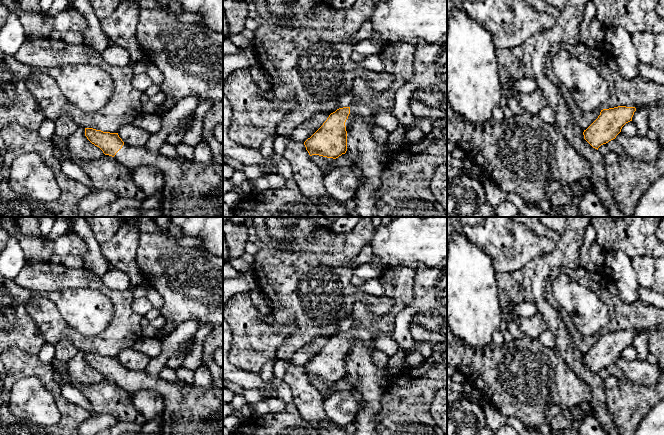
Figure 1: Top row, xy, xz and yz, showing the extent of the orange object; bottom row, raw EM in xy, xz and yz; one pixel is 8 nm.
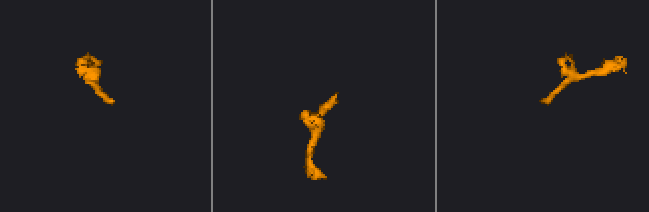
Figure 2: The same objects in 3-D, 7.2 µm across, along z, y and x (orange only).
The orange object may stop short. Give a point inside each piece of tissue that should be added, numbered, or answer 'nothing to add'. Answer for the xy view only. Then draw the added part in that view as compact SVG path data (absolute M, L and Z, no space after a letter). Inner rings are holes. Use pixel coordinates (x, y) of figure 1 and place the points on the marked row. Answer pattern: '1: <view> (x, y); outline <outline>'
1: xy (192, 189); outline M124 143L114 158L126 168L154 166L163 174L162 217L223 217L223 165L168 158Z

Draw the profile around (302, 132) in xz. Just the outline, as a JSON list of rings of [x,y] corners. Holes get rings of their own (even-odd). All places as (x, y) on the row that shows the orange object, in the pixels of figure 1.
[[[317,112],[310,116],[306,121],[295,128],[290,135],[291,139],[296,142],[304,143],[323,125],[329,115],[329,113]]]

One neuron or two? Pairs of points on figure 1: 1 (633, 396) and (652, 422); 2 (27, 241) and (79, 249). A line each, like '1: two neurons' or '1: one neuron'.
1: two neurons
2: one neuron

